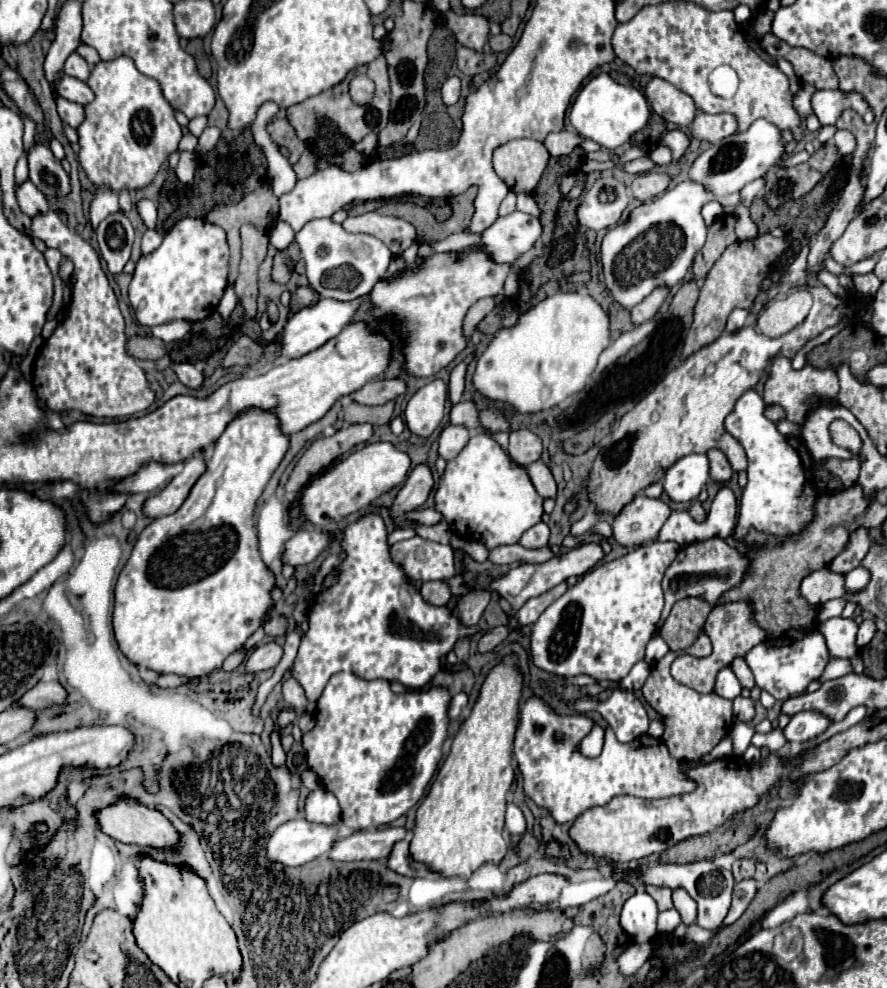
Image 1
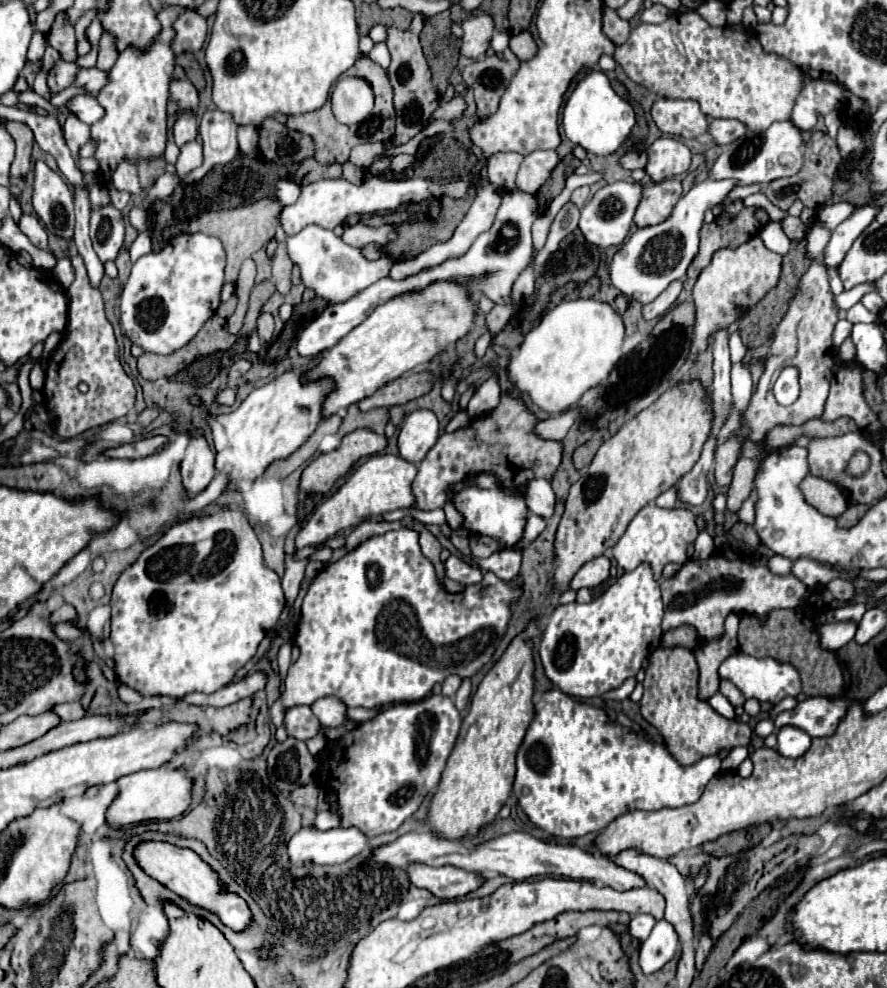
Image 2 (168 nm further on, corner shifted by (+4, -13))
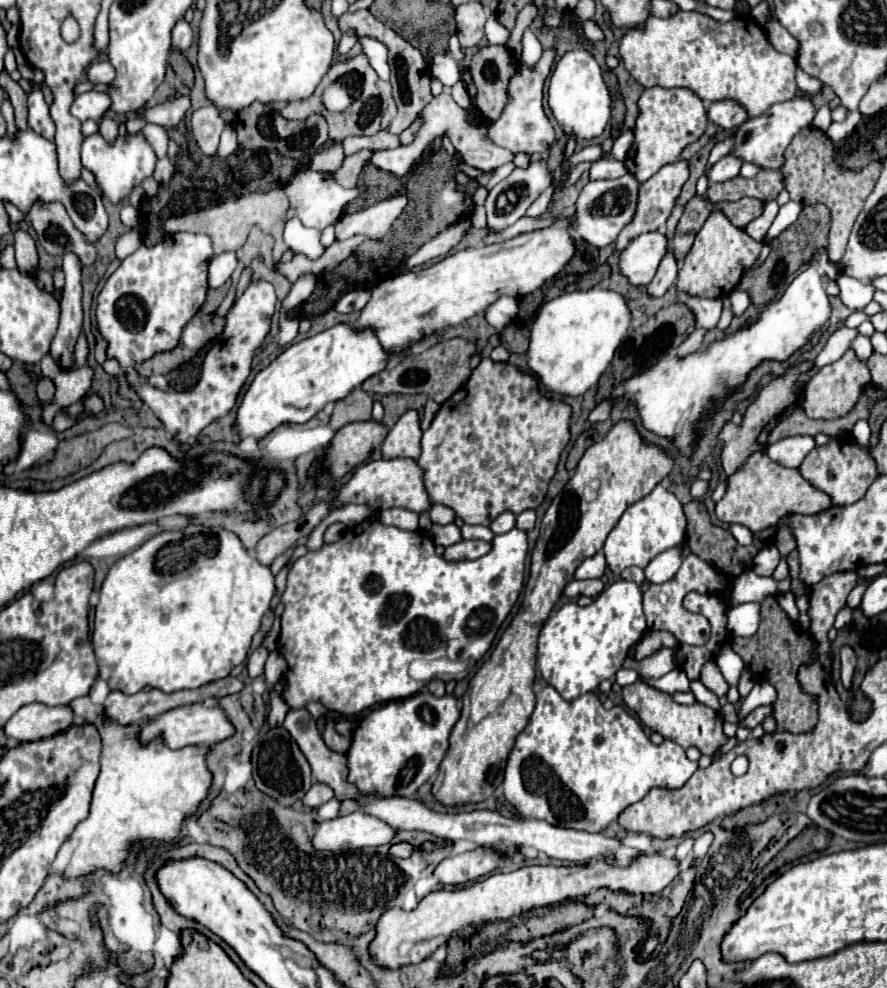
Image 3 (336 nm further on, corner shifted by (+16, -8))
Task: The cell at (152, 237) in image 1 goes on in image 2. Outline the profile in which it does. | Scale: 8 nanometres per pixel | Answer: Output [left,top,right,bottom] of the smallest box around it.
[130,231,152,263]

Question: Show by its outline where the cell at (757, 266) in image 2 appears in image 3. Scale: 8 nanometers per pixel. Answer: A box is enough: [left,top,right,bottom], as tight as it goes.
[676,212,762,298]

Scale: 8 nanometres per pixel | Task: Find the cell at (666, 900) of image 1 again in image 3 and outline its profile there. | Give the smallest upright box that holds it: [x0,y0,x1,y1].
[368,854,678,970]

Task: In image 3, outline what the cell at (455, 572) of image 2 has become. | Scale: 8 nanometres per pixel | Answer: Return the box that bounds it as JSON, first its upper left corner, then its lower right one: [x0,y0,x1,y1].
[444,540,490,562]

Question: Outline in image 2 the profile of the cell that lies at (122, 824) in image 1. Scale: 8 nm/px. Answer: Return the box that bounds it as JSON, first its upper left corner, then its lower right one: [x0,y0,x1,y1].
[136,843,252,933]

